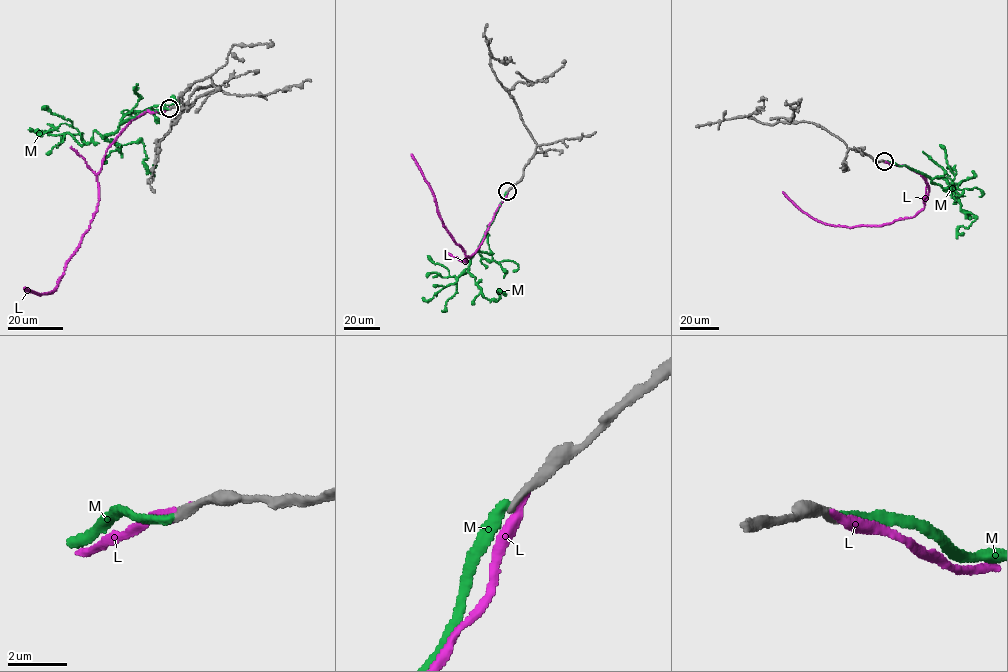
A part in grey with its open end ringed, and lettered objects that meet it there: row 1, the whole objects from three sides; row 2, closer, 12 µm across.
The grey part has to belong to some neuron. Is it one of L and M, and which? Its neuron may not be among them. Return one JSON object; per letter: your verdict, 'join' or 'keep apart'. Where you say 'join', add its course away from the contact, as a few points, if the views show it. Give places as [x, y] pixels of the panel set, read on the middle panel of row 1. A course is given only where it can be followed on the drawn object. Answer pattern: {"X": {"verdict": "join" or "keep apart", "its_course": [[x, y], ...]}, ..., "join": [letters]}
{"L": {"verdict": "keep apart"}, "M": {"verdict": "keep apart"}, "join": []}

